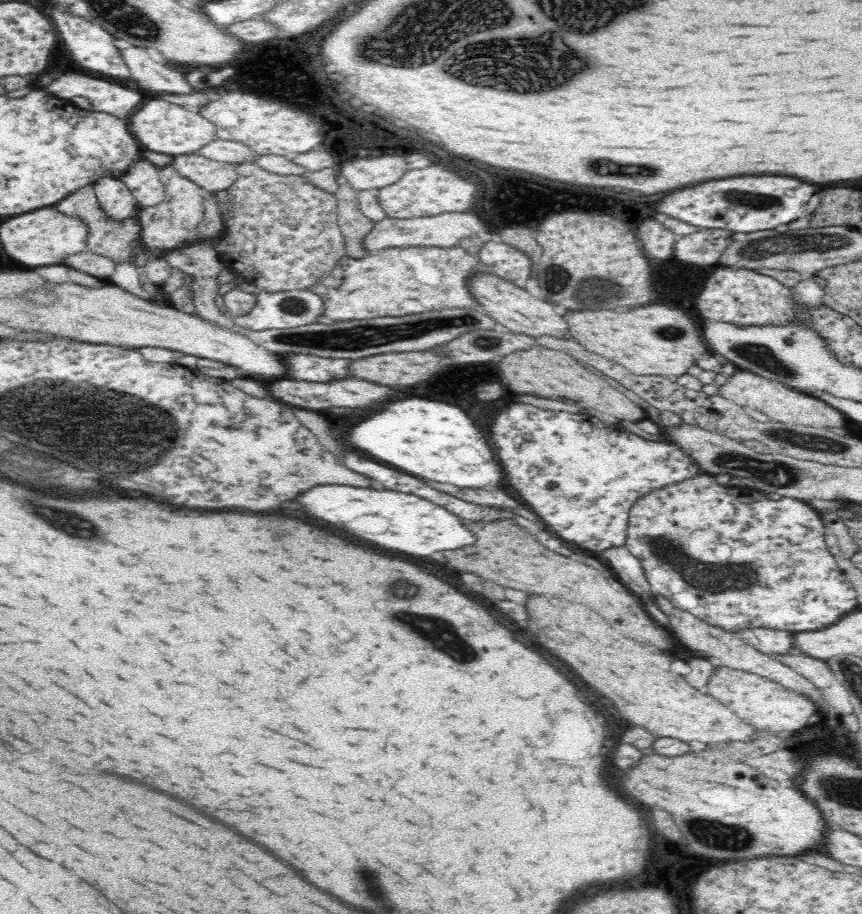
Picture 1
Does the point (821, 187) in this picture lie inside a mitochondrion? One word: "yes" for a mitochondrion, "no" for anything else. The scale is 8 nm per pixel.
no

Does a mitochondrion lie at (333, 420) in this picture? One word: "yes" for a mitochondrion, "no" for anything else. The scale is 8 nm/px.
no

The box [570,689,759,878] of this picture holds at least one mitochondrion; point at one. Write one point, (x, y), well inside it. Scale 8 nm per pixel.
(718, 838)

